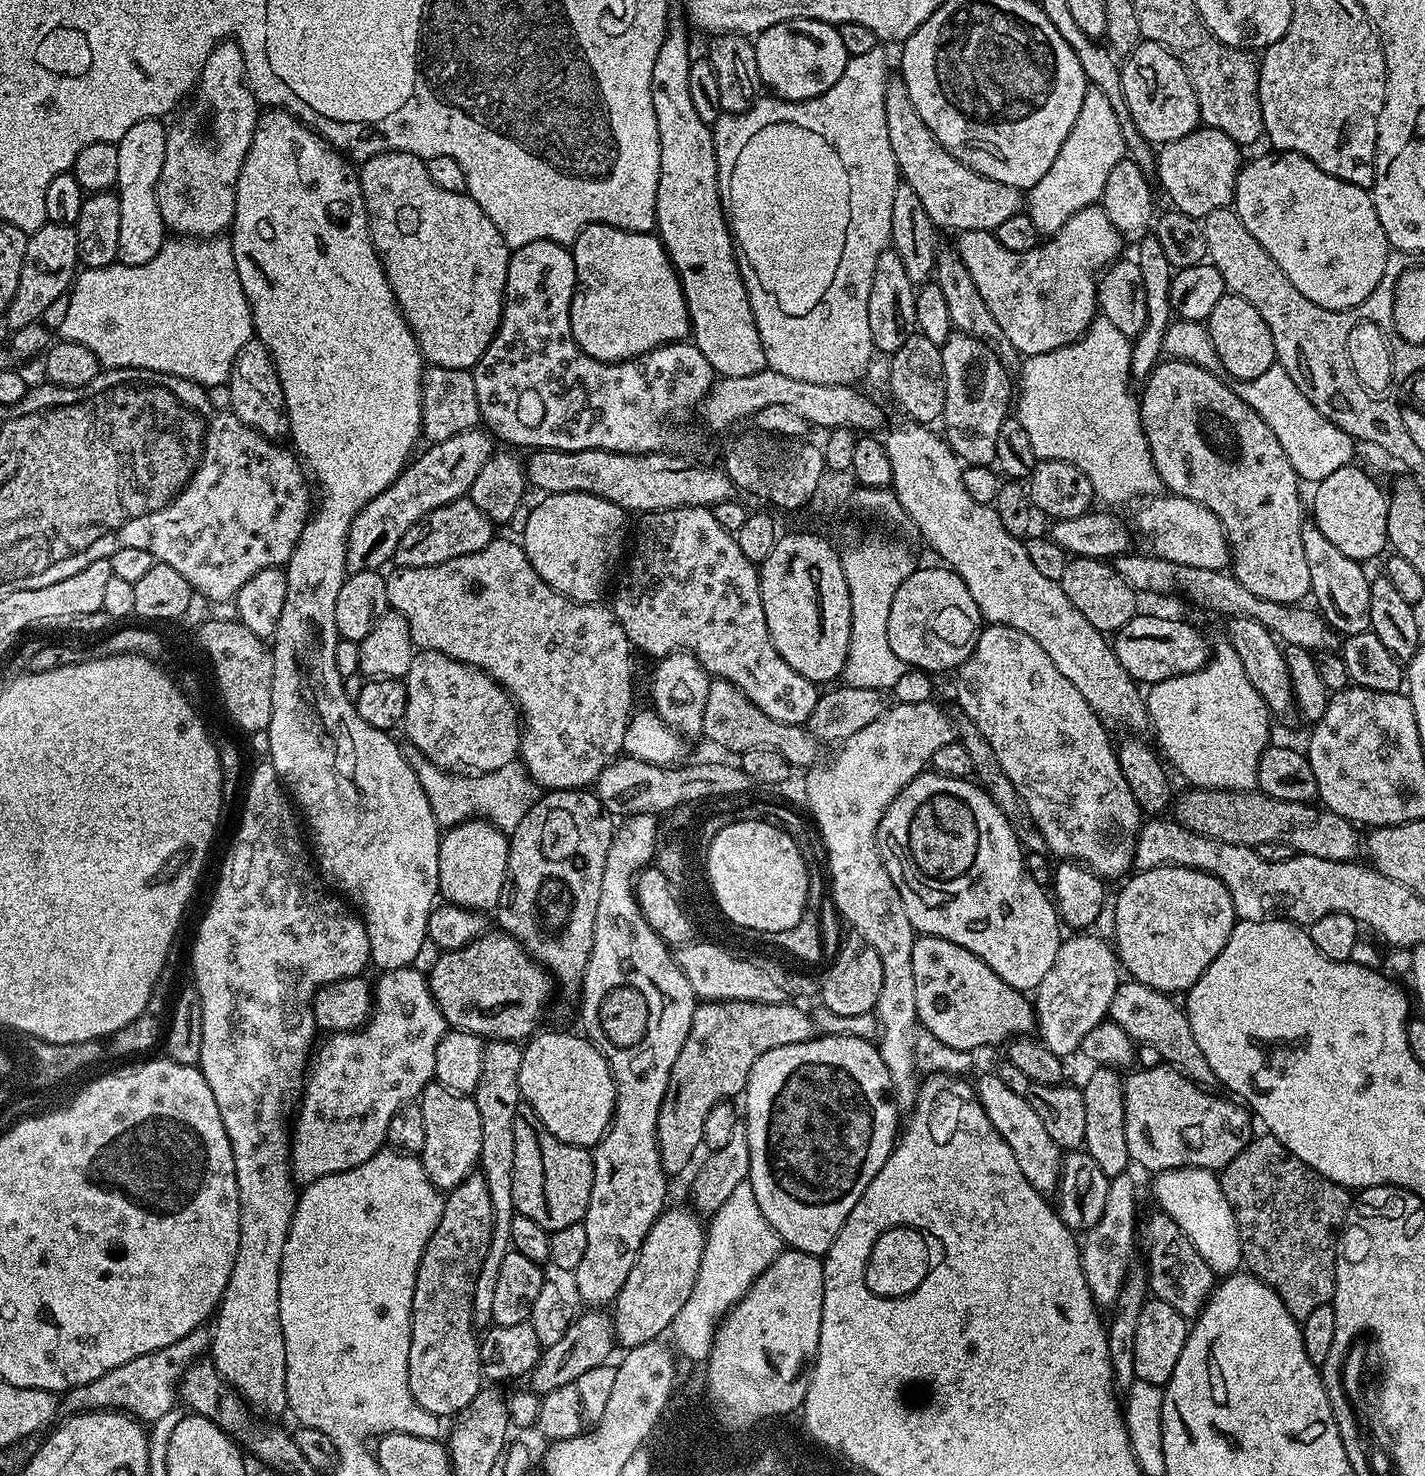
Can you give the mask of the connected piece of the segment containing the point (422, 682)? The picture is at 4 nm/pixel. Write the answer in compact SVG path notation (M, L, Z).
M420 650L410 662L410 670L403 677L403 682L406 686L406 712L402 732L408 735L415 751L421 752L439 768L455 770L461 774L479 774L498 770L519 757L522 717L516 701L496 679L487 676L481 668L455 660L441 652Z

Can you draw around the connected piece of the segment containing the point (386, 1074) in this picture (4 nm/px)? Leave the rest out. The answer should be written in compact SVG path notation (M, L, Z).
M411 966L381 971L379 975L374 980L374 1007L368 1023L355 1032L331 1033L328 1041L315 1049L310 1075L303 1081L299 1097L302 1120L294 1120L298 1138L290 1138L290 1171L297 1185L307 1186L323 1176L362 1166L366 1158L385 1147L390 1118L403 1104L415 1101L427 1084L433 1083L434 1054L449 1027L430 994L428 977Z

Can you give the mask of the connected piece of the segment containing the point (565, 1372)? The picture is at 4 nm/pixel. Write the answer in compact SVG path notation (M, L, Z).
M584 1310L580 1317L572 1325L561 1331L558 1342L544 1348L536 1367L530 1373L531 1391L541 1397L558 1390L567 1384L575 1384L586 1370L594 1370L594 1366L602 1366L609 1363L612 1348L617 1347L616 1331L612 1325L612 1317L604 1310Z

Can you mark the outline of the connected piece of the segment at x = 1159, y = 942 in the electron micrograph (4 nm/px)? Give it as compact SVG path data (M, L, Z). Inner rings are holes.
M1168 864L1165 868L1151 868L1145 872L1137 871L1135 875L1129 875L1123 881L1124 889L1114 897L1114 947L1121 969L1131 979L1159 992L1187 993L1194 986L1194 982L1202 978L1210 962L1214 962L1214 958L1222 954L1232 927L1238 922L1230 890L1226 890L1226 886L1217 876L1193 868L1179 868L1173 864Z

